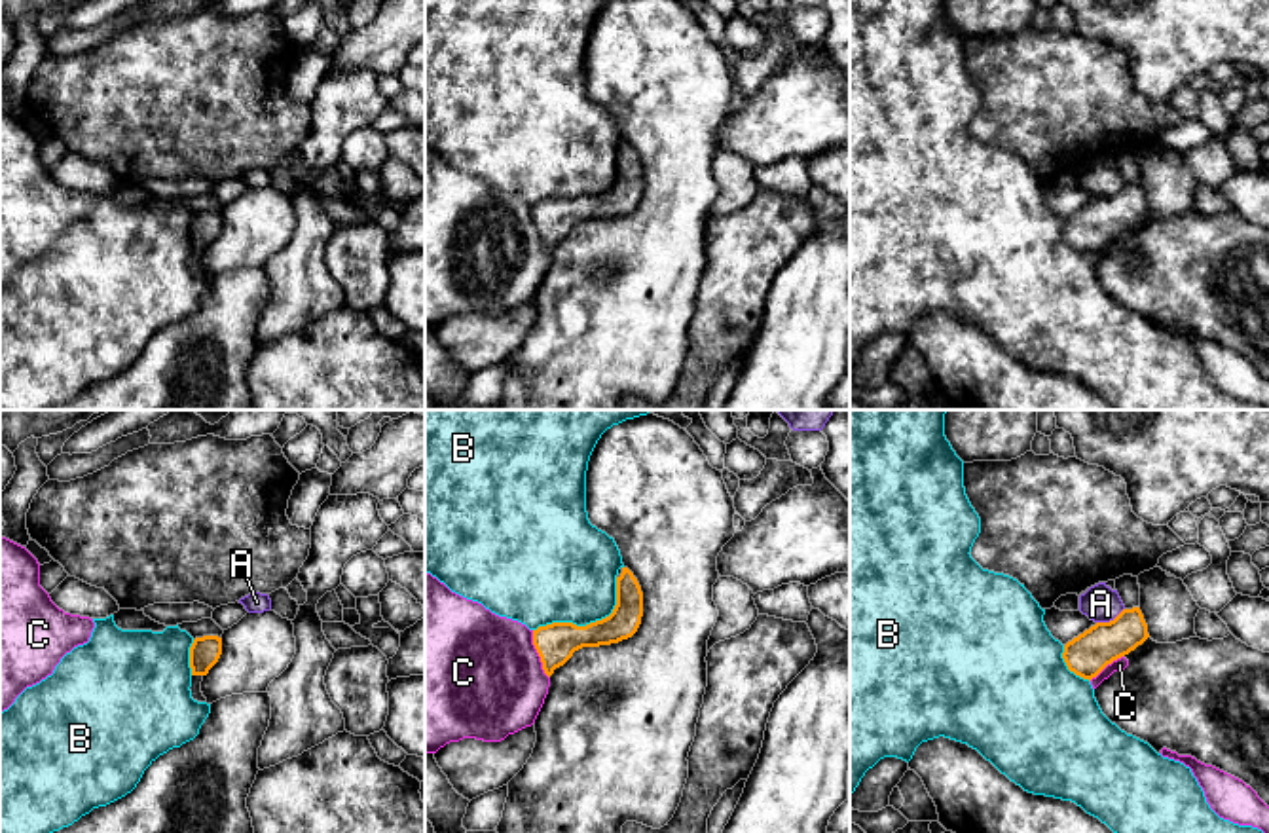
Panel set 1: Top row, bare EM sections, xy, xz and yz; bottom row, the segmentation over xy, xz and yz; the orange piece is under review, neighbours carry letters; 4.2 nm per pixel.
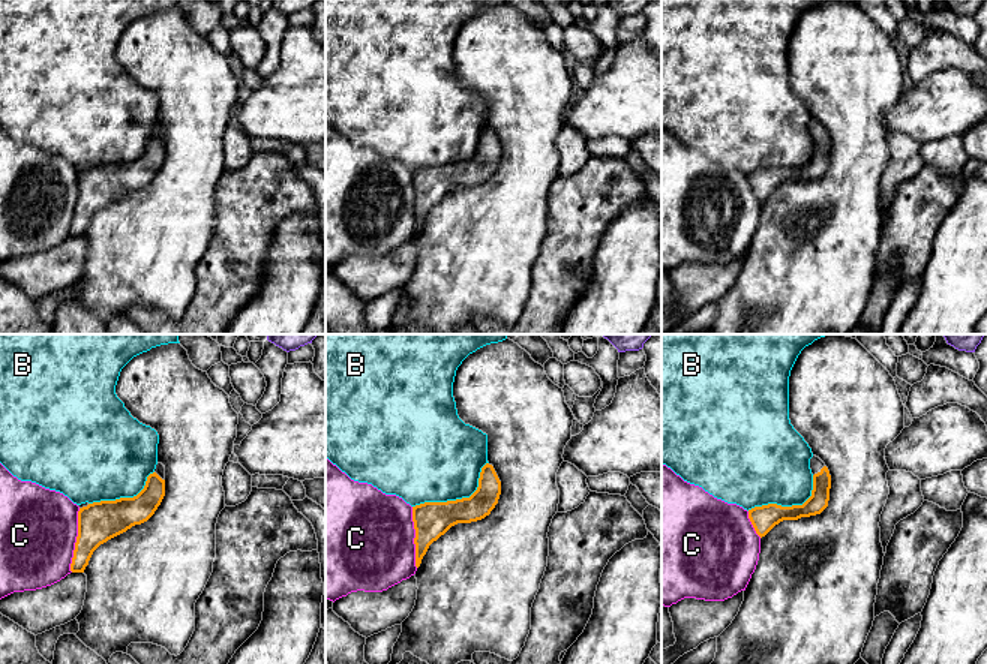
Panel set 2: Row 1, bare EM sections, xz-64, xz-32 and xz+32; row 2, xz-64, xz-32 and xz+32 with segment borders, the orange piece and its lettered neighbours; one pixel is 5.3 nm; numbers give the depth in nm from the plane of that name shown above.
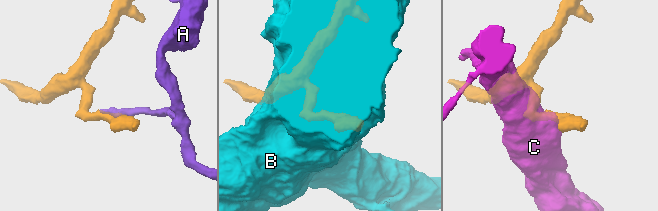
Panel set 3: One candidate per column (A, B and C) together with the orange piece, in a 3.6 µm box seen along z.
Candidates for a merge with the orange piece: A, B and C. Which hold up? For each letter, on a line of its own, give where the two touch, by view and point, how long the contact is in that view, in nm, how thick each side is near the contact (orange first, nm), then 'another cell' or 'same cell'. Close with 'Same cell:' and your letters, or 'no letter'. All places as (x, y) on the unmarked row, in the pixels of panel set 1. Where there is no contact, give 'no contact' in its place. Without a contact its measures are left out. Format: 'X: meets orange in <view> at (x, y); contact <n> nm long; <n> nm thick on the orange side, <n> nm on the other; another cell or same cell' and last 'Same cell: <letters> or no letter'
A: meets orange in yz at (1110, 196); contact 140 nm long; 180 nm thick on the orange side, 160 nm on the other; another cell
B: meets orange in xz at (590, 198); contact 420 nm long; 170 nm thick on the orange side, 440 nm on the other; another cell
C: meets orange in xz at (539, 230); contact 220 nm long; 170 nm thick on the orange side, 500 nm on the other; another cell
Same cell: no letter

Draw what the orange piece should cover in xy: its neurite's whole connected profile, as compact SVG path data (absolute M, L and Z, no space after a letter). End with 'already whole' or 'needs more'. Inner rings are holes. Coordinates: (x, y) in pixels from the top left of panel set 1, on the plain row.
M203 211L195 213L190 222L192 250L207 250L222 230L222 213Z; already whole

